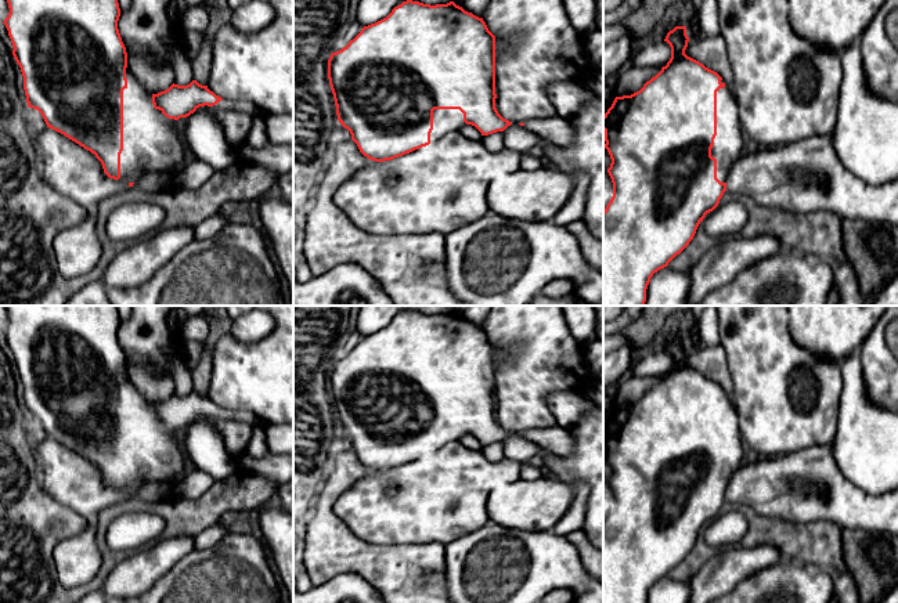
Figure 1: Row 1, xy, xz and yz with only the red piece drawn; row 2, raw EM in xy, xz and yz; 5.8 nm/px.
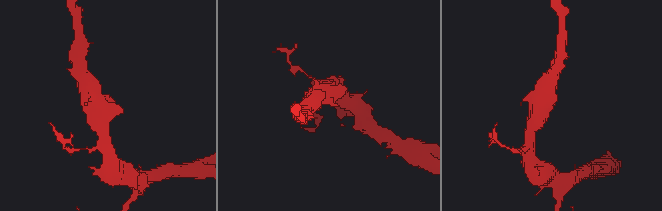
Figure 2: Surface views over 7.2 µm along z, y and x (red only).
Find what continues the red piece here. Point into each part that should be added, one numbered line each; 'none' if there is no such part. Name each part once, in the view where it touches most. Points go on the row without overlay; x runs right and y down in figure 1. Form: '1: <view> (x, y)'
1: xy (151, 454)

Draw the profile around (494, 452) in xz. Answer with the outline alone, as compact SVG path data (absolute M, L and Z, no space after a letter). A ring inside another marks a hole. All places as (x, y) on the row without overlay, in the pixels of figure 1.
M497 441L497 443L493 443L488 445L483 445L483 448L480 451L486 456L486 459L488 459L491 462L498 462L502 458L505 458L502 441Z

